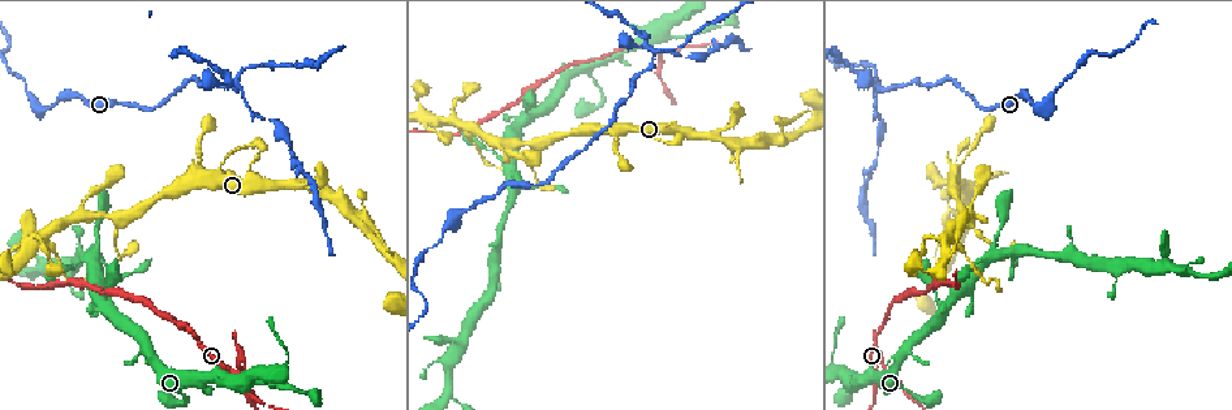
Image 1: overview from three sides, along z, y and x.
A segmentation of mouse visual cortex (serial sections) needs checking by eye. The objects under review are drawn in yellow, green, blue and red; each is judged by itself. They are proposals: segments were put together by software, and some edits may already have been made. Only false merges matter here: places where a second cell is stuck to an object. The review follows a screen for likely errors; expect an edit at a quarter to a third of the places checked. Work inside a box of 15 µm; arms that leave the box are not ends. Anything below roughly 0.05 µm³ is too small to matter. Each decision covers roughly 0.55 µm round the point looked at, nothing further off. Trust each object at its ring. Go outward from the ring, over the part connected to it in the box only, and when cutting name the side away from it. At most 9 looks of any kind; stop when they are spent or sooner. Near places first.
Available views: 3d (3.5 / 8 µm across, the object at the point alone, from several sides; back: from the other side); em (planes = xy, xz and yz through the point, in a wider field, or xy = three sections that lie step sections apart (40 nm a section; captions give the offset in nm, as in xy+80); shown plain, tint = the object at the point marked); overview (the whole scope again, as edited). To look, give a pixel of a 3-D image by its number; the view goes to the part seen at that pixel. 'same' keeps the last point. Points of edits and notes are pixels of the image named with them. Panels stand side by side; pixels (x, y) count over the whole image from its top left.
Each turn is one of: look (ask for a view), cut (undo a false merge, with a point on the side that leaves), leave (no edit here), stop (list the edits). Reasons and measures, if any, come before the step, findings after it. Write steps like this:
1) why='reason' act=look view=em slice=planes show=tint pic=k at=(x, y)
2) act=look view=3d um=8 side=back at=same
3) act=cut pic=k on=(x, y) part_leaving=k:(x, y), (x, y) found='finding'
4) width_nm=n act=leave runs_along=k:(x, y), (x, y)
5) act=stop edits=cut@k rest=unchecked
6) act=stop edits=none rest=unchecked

why='four or more arms meet' act=look view=3d um=3.5 pic=1 at=(46, 235)

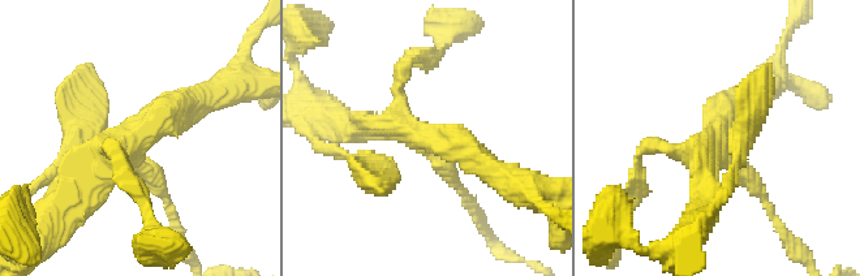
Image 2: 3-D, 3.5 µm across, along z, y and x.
arms=4 arm_widths_nm=150,250,350,350 why='now the EM' act=look view=em slice=xy step=2 show=tint pic=2 at=(420, 137)

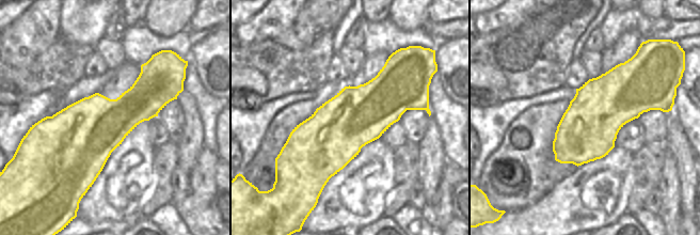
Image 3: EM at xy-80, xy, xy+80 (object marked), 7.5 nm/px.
act=cut pic=2 on=(764, 197) part_leaving=2:(431, 155), (478, 215) found='a second cell is stuck on'

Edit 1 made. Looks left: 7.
why='two arms at a narrow angle' act=look view=3d um=3.5 side=back pic=1 at=(655, 50)

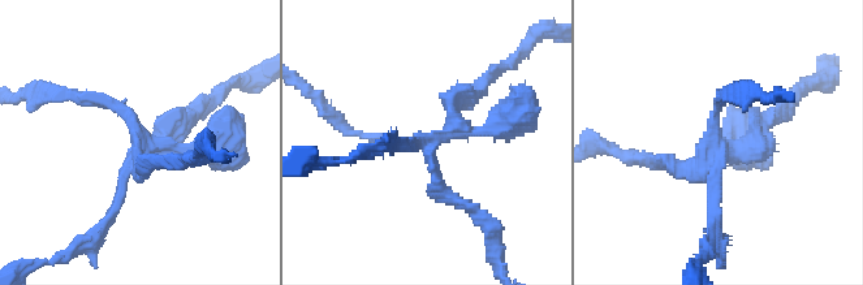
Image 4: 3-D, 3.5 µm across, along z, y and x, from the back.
act=look view=em slice=xy step=2 show=tint pic=4 at=(428, 147)

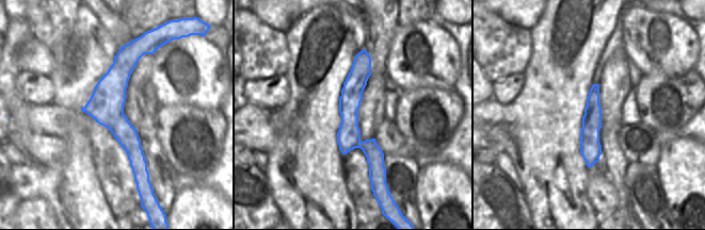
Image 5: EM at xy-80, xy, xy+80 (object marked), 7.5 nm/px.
act=cut pic=4 on=(180, 133) part_leaving=4:(436, 138), (513, 115), (525, 125) found='two cells meet here'

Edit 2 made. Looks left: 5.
why='thick turns thin' act=look view=3d um=3.5 side=back pic=1 at=(964, 283)

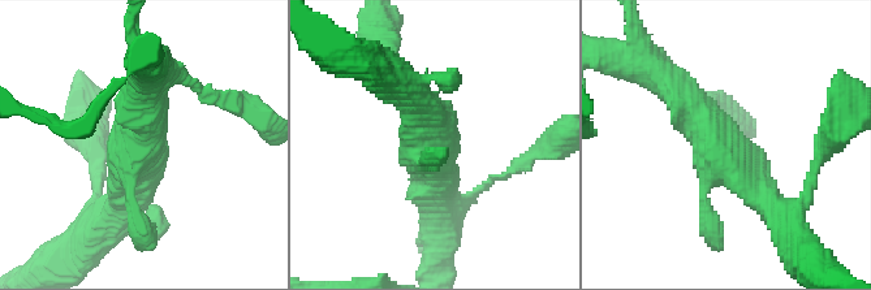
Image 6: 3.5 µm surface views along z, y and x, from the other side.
why='now the EM' act=look view=em slice=xy step=3 show=tint pic=6 at=(726, 150)

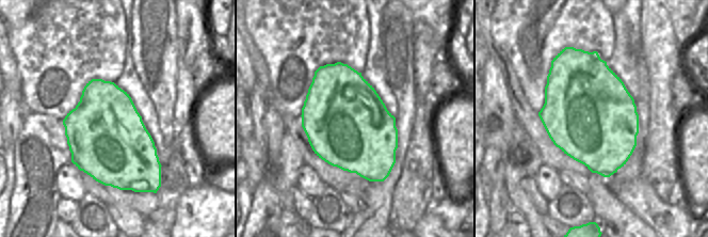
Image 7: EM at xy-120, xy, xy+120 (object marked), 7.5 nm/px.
why='another direction' act=look view=em slice=xy step=5 show=tint at=same

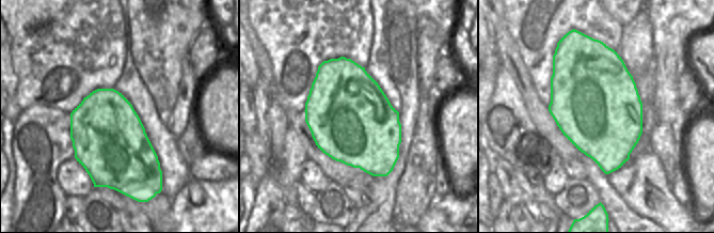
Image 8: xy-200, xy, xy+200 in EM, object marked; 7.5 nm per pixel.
act=leave runs_along=6:(781, 216), (691, 108), (668, 85) found='one cell here'

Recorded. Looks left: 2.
why='thick turns thin' act=look view=3d um=8 pic=1 at=(515, 191)

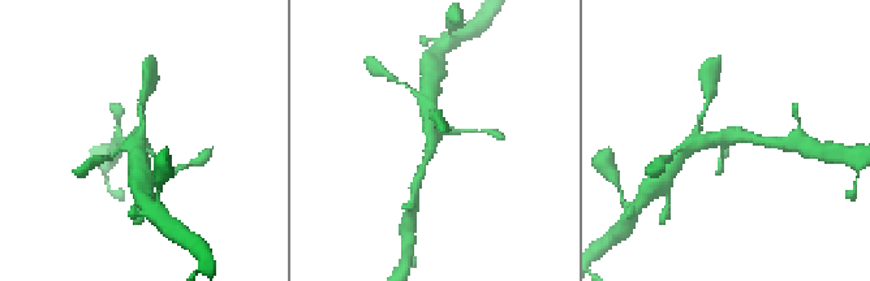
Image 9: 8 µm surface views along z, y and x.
why='now the EM' act=look view=em slice=xy step=5 show=tint pic=9 at=(436, 137)

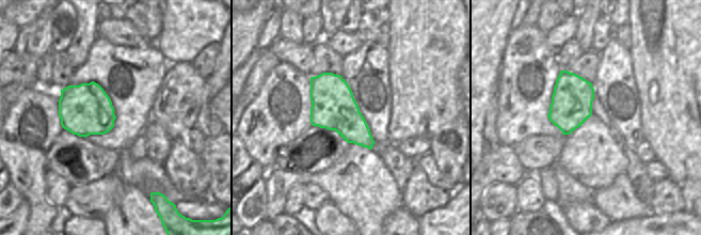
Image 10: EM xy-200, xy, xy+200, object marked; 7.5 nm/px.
arms=3 arm_widths_nm=150,250,450 act=leave runs_along=9:(136, 142), (140, 137), (169, 172) found='one cell here'

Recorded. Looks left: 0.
act=stop edits=cut@2,cut@4 rest=unchecked

